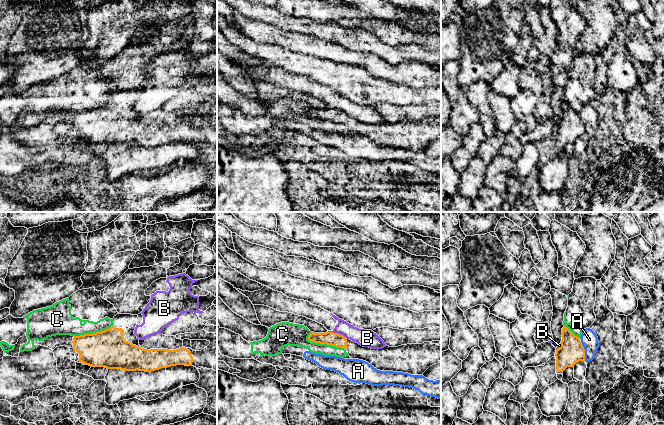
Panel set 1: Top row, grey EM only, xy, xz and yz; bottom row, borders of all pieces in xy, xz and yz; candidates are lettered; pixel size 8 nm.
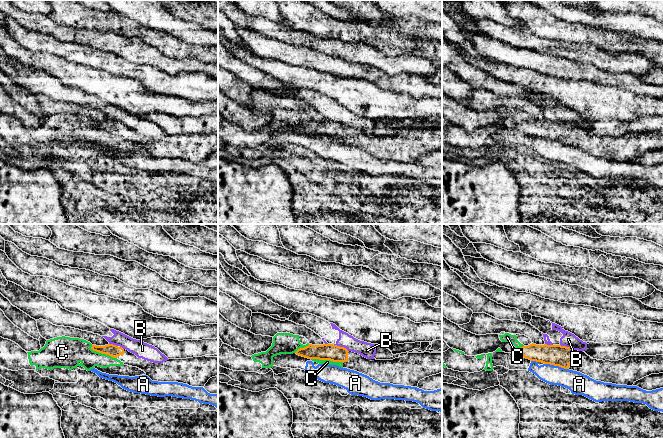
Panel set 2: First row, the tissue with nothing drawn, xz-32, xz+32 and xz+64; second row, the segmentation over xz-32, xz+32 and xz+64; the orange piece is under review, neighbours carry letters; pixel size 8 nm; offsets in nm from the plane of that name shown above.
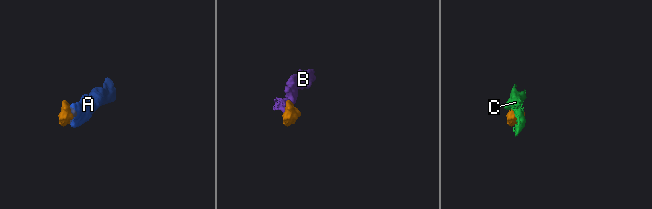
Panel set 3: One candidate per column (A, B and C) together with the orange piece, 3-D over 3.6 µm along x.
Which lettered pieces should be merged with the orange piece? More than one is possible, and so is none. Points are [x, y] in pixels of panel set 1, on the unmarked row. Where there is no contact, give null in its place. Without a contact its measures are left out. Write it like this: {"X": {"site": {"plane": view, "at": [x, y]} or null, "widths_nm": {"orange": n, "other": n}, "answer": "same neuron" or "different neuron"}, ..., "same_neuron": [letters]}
{"A": {"site": {"plane": "yz", "at": [584, 127]}, "widths_nm": {"orange": 200, "other": 140}, "answer": "different neuron"}, "B": {"site": {"plane": "xz", "at": [337, 109]}, "widths_nm": {"orange": 110, "other": 140}, "answer": "different neuron"}, "C": {"site": {"plane": "xz", "at": [325, 119]}, "widths_nm": {"orange": 110, "other": 180}, "answer": "different neuron"}, "same_neuron": []}

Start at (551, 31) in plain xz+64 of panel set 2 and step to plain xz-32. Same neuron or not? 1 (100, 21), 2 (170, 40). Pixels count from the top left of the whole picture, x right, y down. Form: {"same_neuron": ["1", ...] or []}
{"same_neuron": ["1", "2"]}

